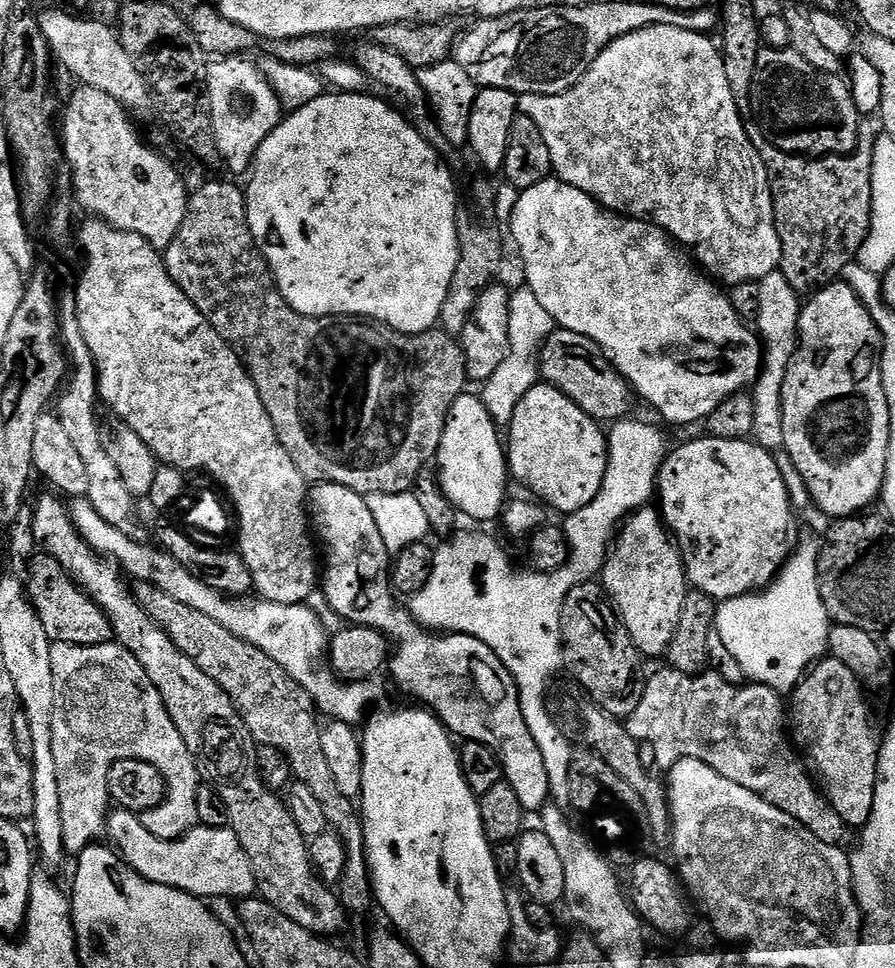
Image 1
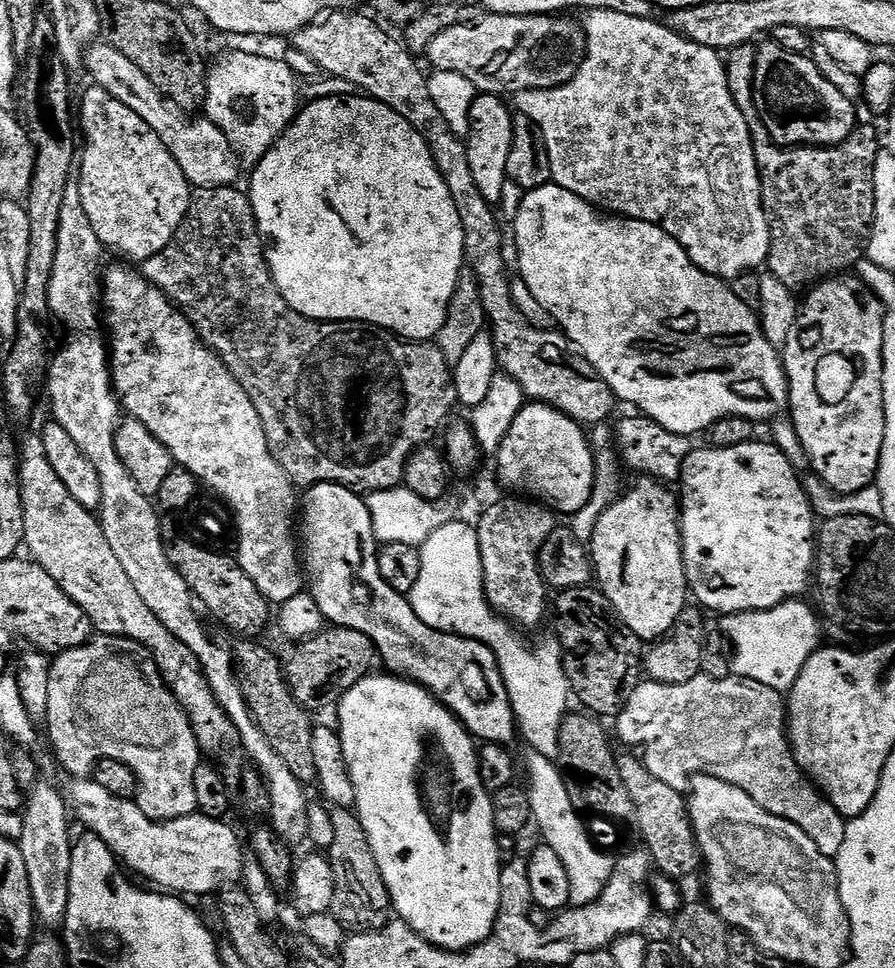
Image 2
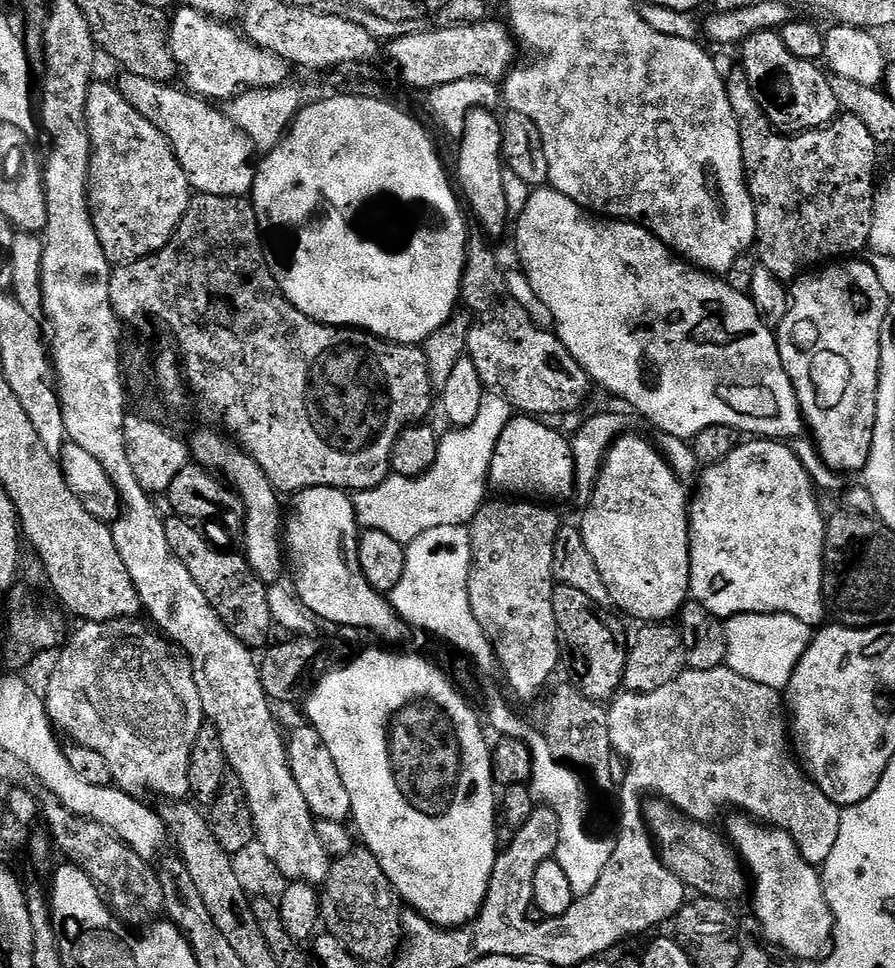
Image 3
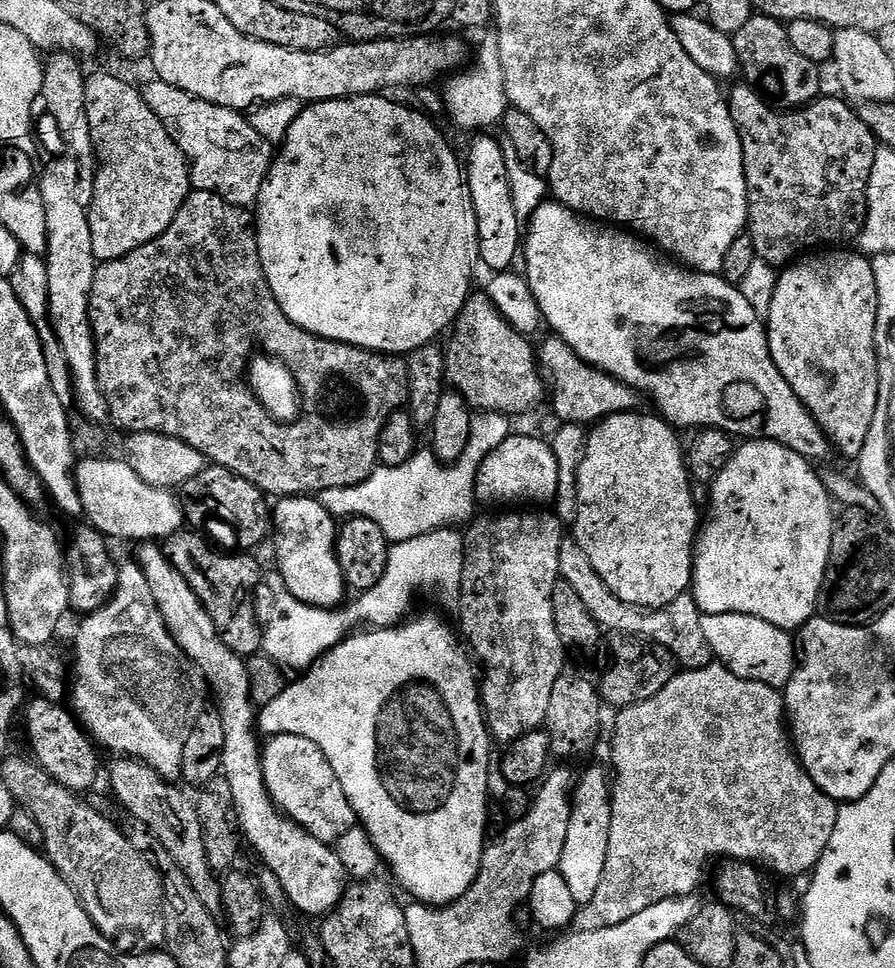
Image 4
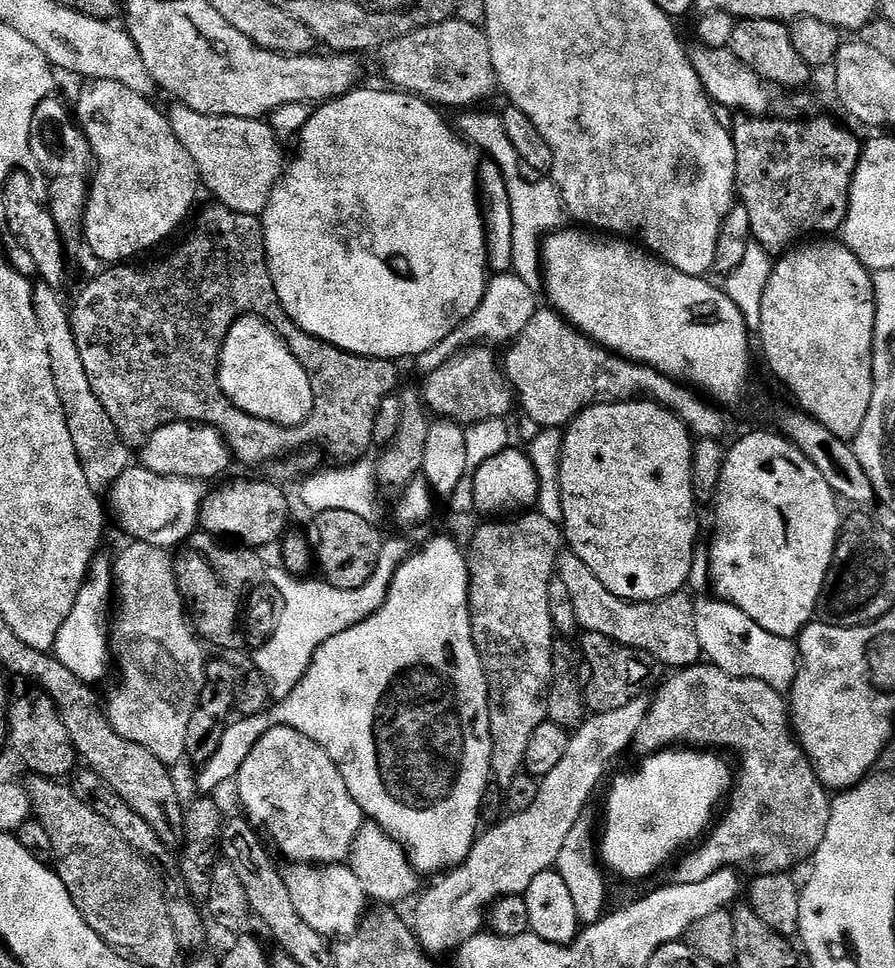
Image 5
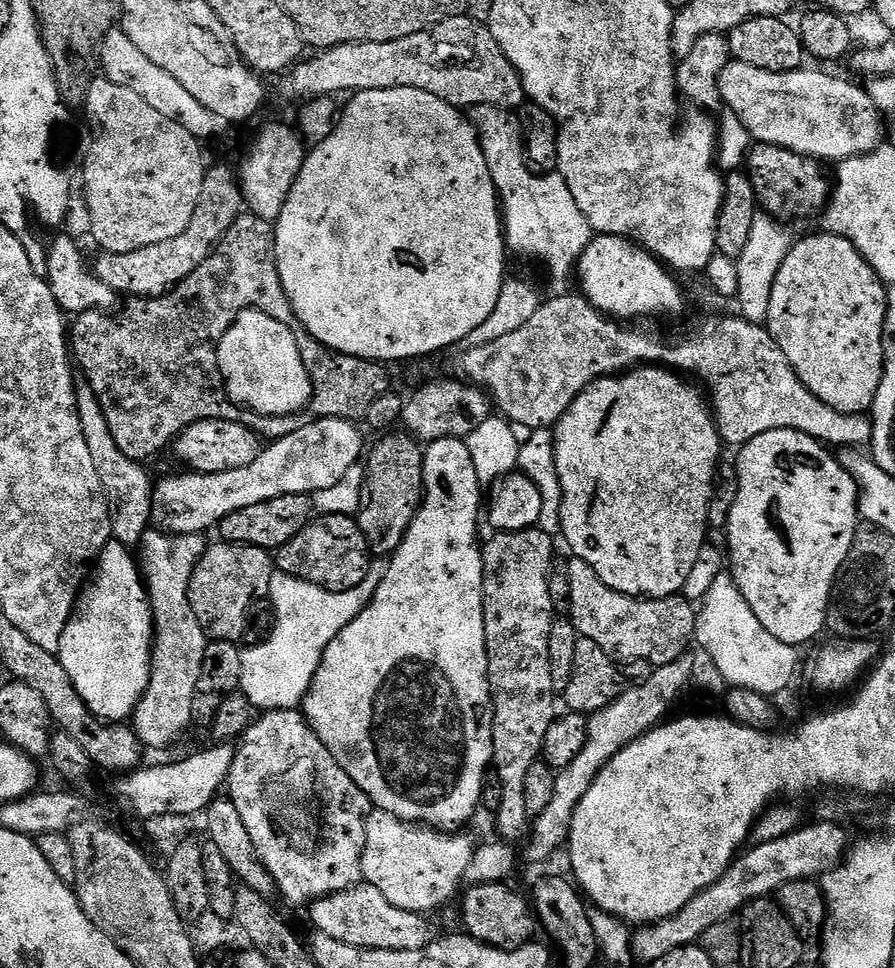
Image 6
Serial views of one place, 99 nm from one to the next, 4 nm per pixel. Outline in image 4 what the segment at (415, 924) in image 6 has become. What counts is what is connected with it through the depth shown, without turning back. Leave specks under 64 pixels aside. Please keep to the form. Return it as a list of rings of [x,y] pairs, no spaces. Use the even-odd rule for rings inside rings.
[[[156,542],[141,543],[139,548],[138,563],[150,582],[150,590],[169,634],[174,637],[185,657],[200,667],[201,674],[208,679],[216,695],[215,707],[226,730],[222,776],[230,782],[243,839],[247,843],[249,840],[253,850],[264,859],[263,867],[273,872],[278,882],[282,882],[287,903],[292,903],[298,911],[308,916],[327,916],[344,897],[346,873],[335,847],[322,843],[299,824],[289,820],[277,809],[272,795],[268,793],[264,781],[262,740],[258,735],[258,708],[252,699],[252,674],[245,657],[239,656],[224,641],[216,629],[216,623],[205,610],[204,603],[168,559],[165,549]]]

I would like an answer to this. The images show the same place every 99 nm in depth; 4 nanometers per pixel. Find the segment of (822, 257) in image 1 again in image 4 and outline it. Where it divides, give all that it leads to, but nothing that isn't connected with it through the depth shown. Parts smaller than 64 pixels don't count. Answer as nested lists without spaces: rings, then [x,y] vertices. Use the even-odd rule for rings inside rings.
[[[742,80],[728,94],[735,122],[732,136],[739,136],[736,144],[742,142],[744,169],[736,172],[736,164],[732,164],[732,172],[724,172],[724,176],[728,176],[728,192],[748,192],[746,232],[752,235],[755,255],[773,266],[788,266],[809,250],[859,241],[868,214],[868,183],[878,147],[876,136],[862,122],[859,111],[847,99],[835,100],[827,95],[799,110],[777,110],[751,83],[746,83]]]

